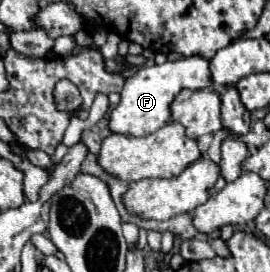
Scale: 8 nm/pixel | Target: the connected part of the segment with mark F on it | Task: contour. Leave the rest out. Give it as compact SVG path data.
M202 55L182 57L178 61L166 61L162 65L150 65L140 69L136 75L126 79L126 85L120 93L120 103L110 113L110 129L122 135L146 137L152 131L158 131L170 121L170 105L172 99L182 89L206 89L212 87L212 75L208 71L208 59Z

